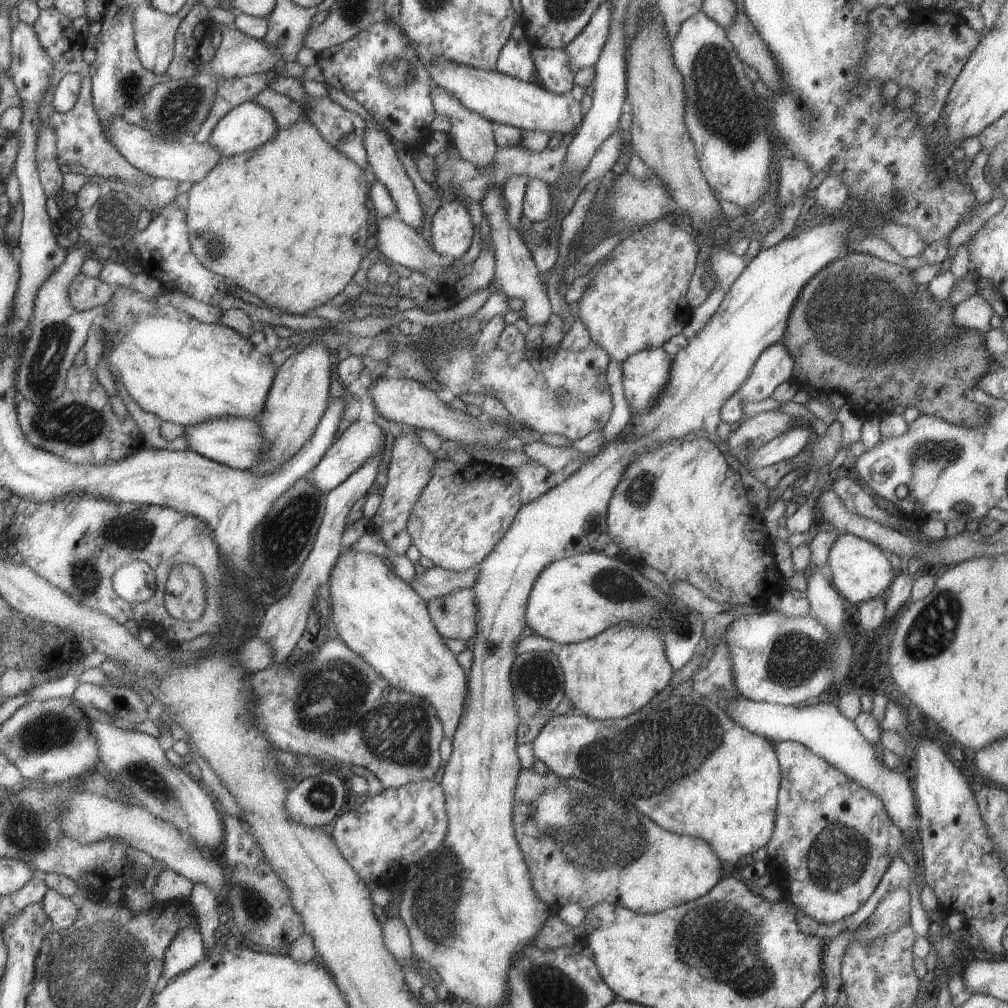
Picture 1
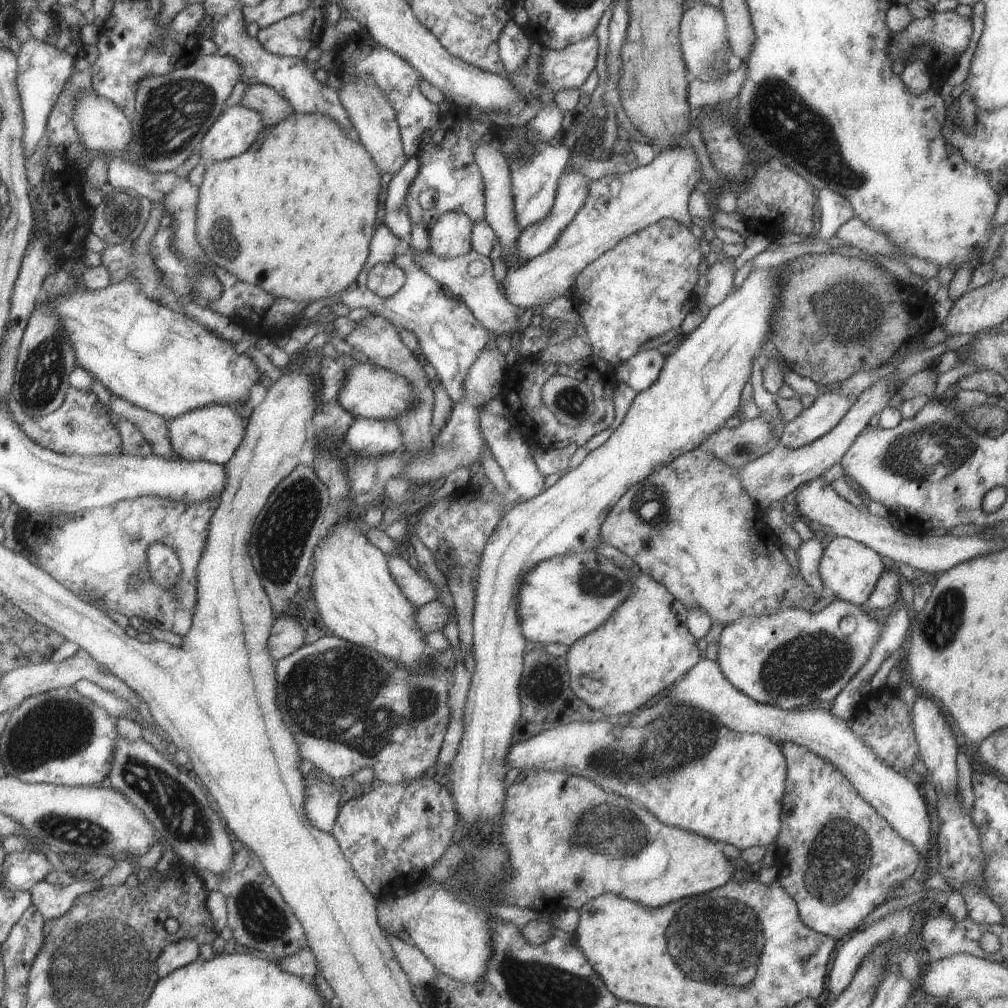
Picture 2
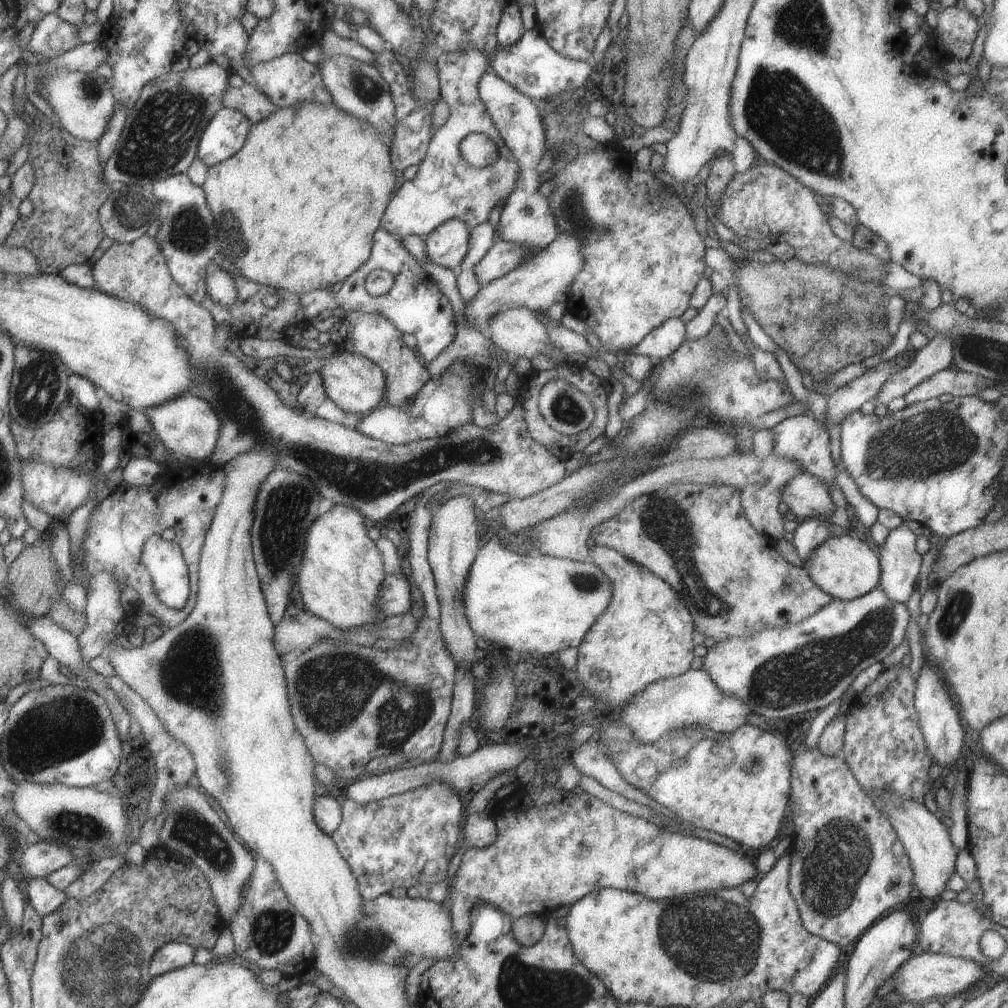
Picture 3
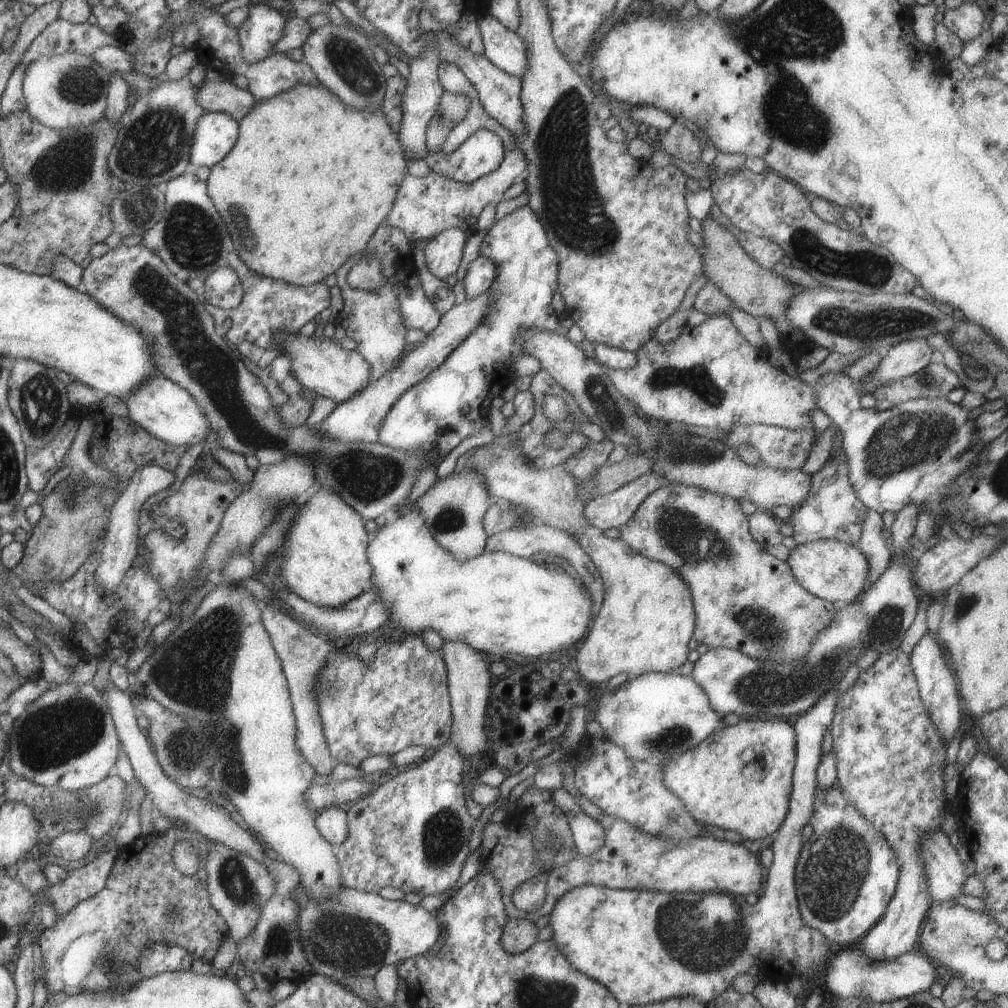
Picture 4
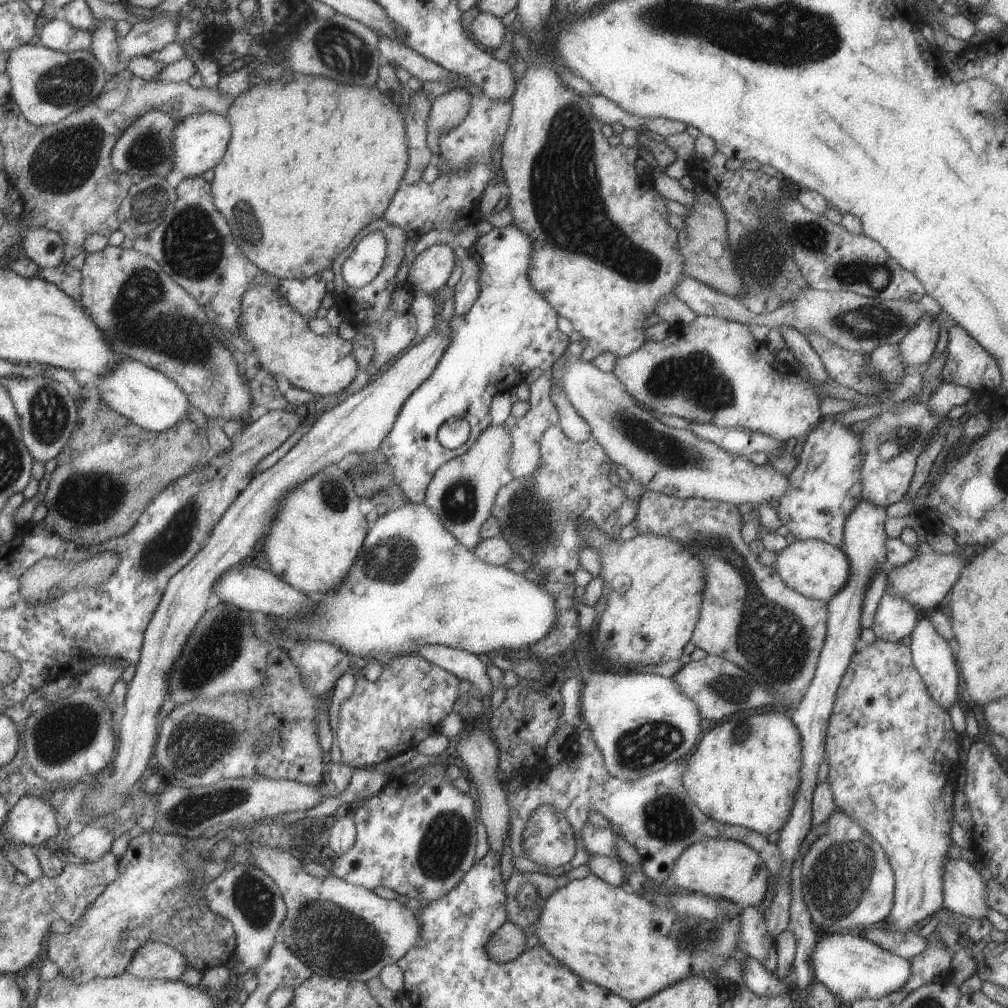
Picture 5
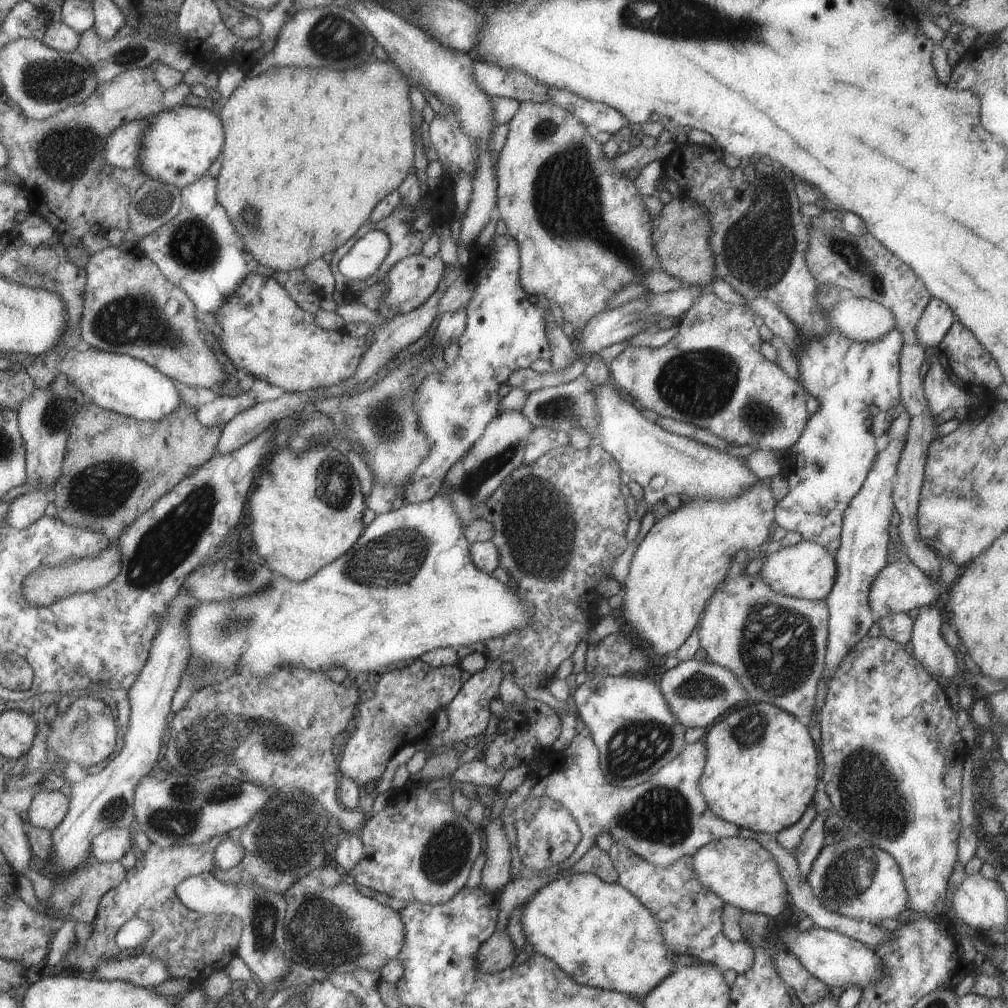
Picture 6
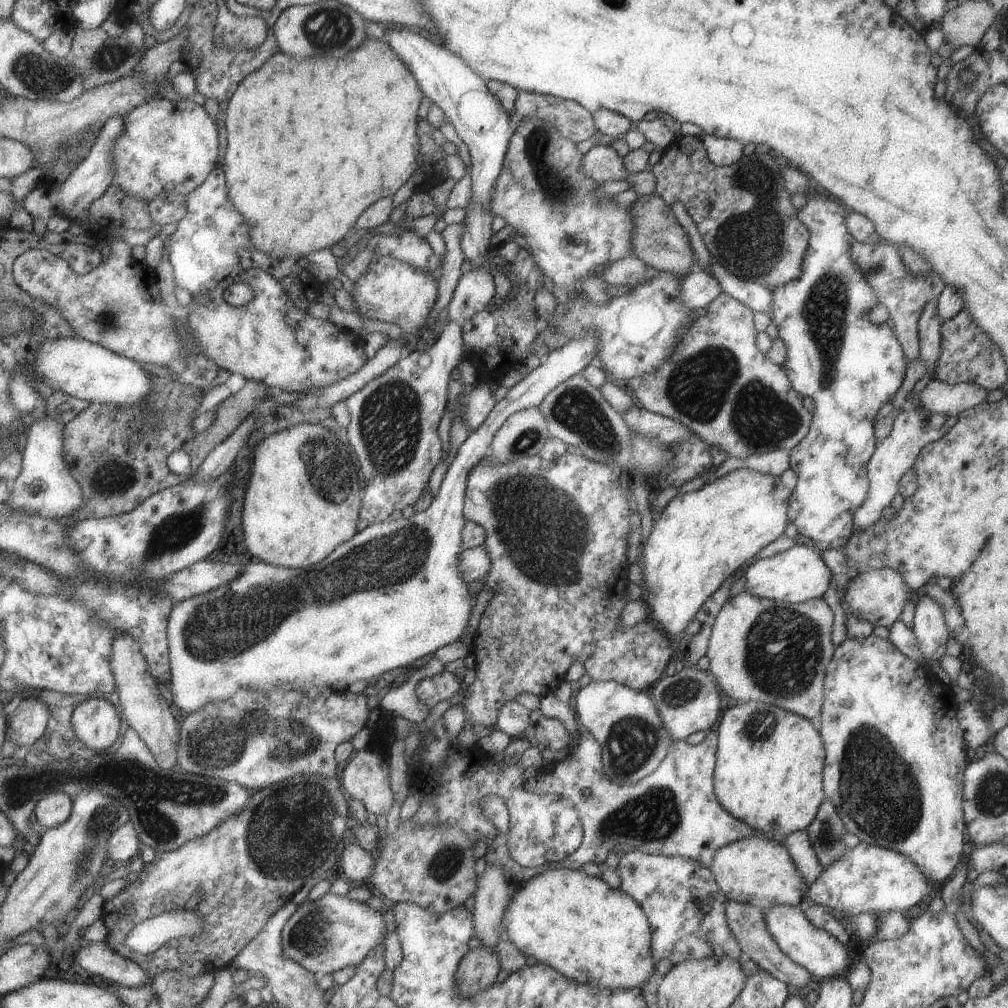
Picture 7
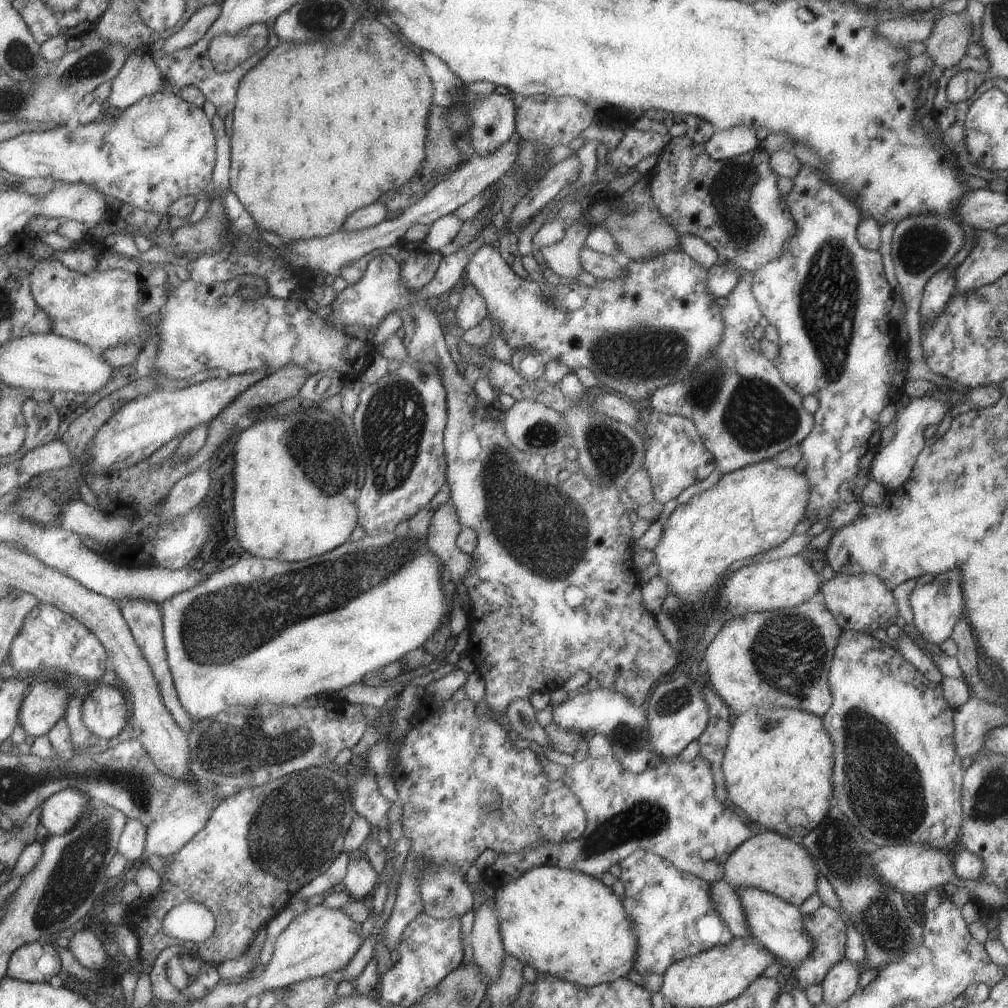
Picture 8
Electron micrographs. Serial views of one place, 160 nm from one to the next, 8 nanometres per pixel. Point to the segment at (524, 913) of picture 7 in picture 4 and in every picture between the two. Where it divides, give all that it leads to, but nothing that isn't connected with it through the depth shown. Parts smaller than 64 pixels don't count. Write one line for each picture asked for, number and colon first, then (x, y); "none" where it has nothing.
4: (644, 946)
5: (609, 936)
6: (599, 934)

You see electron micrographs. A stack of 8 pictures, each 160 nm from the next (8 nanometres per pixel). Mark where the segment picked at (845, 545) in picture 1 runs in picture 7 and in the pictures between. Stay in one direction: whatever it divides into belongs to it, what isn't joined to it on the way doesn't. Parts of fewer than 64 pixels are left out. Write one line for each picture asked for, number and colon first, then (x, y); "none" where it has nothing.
2: (849, 570)
3: (845, 568)
4: (831, 570)
5: (812, 568)
6: (806, 570)
7: (798, 574)

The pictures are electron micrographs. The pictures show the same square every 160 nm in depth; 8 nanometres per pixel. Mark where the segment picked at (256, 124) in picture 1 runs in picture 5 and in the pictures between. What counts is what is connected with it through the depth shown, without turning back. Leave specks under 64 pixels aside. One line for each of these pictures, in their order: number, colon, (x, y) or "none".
2: (235, 129)
3: (224, 134)
4: (215, 133)
5: (198, 141)

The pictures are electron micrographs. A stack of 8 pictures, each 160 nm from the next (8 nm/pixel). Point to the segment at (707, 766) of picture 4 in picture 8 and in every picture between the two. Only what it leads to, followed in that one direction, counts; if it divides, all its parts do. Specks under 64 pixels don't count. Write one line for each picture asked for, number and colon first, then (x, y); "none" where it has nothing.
5: (744, 771)
6: (760, 773)
7: (768, 770)
8: (777, 763)

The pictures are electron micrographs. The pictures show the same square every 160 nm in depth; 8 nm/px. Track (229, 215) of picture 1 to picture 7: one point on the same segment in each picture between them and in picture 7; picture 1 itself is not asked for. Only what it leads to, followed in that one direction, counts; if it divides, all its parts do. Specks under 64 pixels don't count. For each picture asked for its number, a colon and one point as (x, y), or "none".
2: (293, 214)
3: (296, 206)
4: (308, 180)
5: (335, 153)
6: (308, 153)
7: (311, 143)

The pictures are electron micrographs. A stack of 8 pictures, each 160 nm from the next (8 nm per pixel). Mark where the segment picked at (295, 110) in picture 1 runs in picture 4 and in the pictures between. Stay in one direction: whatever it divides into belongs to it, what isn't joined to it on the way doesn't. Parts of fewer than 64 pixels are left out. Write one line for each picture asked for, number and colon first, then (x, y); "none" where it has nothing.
2: (272, 109)
3: (254, 106)
4: (223, 96)

